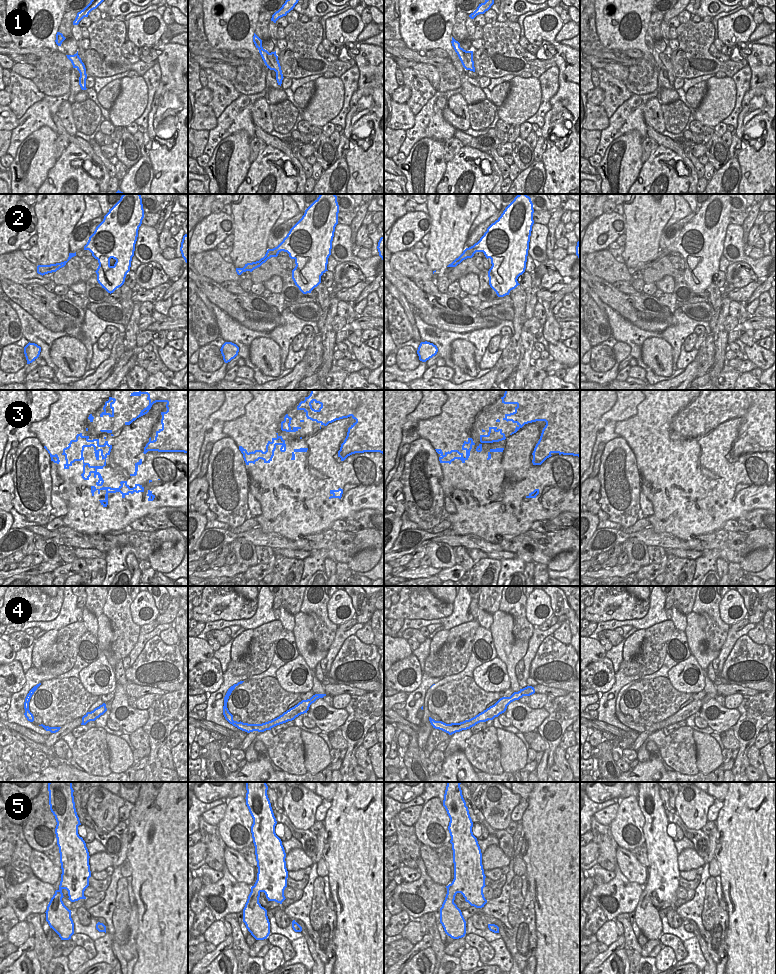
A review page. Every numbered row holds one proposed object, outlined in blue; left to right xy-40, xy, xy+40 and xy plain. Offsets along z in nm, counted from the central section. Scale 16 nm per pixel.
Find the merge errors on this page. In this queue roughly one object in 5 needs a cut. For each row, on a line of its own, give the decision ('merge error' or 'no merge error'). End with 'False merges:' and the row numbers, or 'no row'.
1: merge error
2: no merge error
3: no merge error
4: no merge error
5: no merge error
False merges: 1

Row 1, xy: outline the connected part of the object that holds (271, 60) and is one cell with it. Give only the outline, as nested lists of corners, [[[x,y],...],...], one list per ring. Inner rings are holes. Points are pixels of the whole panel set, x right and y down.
[[[255,33],[253,36],[253,42],[256,43],[255,46],[259,50],[259,53],[260,53],[265,65],[267,66],[267,68],[269,68],[270,70],[274,70],[276,72],[277,83],[278,83],[278,85],[281,86],[282,80],[284,77],[282,74],[278,56],[276,55],[276,51],[269,53],[267,50],[265,50],[262,47],[262,40]]]

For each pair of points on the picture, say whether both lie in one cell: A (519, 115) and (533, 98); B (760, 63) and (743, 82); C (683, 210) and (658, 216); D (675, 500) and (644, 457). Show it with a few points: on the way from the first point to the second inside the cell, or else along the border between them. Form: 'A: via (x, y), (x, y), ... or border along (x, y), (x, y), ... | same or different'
A: via (520, 111), (529, 102) | same
B: border along (748, 64), (751, 70), (750, 88), (743, 95) | different
C: border along (675, 204), (675, 209), (663, 228) | different
D: via (672, 489), (670, 482), (655, 467) | same

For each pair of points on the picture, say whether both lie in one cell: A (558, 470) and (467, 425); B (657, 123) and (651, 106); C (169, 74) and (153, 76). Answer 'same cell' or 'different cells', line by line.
A: same cell
B: same cell
C: different cells

